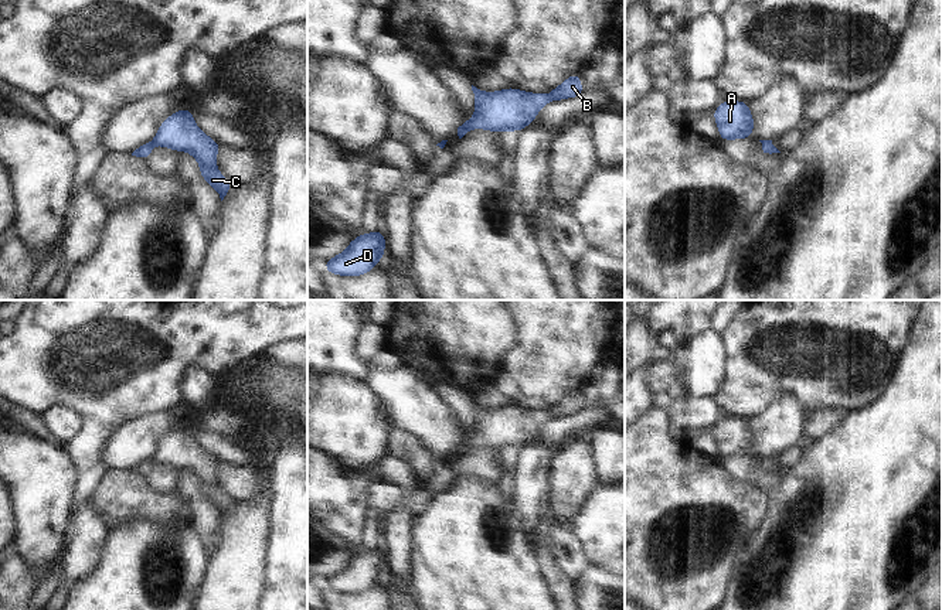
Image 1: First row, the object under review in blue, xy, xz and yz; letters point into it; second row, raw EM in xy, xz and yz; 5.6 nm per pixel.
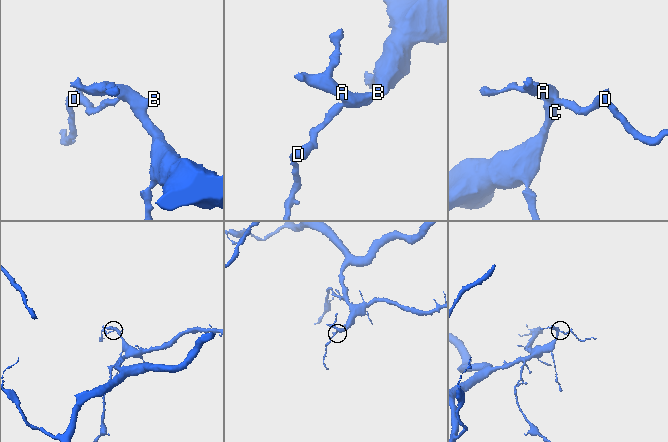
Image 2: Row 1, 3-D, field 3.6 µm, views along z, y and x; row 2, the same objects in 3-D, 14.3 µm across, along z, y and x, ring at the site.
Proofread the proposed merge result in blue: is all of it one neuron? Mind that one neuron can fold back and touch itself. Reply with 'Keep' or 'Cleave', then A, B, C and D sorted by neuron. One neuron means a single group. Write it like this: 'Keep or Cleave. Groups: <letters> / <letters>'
Keep. Groups: A B C D

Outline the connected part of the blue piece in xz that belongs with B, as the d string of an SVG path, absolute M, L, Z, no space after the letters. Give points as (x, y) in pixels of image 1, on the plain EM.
M579 391L571 392L560 403L551 406L551 412L531 410L514 405L496 409L483 409L472 402L476 422L475 432L458 444L462 456L472 446L486 446L503 450L520 449L531 442L537 429L551 418L578 415L584 409Z

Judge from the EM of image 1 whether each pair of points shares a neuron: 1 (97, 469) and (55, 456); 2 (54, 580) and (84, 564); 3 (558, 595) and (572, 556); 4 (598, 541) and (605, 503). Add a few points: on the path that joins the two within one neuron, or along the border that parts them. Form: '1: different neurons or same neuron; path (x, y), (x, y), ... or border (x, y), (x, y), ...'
1: different neurons; border (61, 446), (75, 470), (74, 493)
2: different neurons; border (57, 568), (63, 579)
3: different neurons; border (547, 547), (554, 564), (568, 578), (572, 595)
4: same neuron; path (605, 531), (605, 513)

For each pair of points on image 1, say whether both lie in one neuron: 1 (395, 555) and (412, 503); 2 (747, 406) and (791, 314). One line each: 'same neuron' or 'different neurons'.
1: different neurons
2: same neuron

